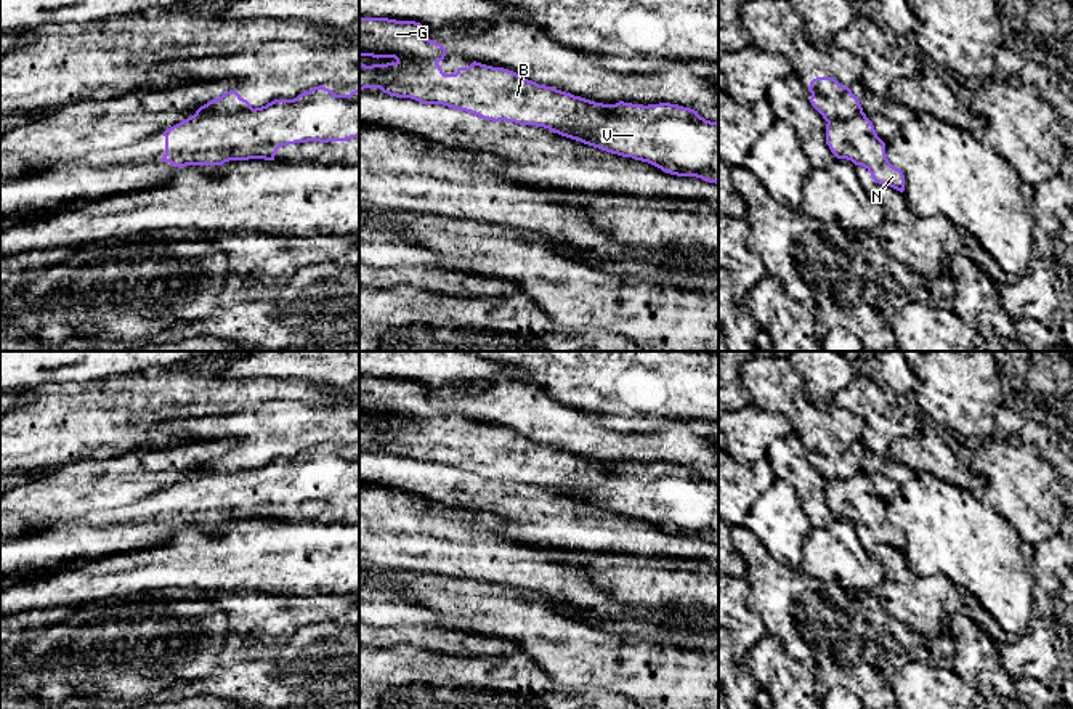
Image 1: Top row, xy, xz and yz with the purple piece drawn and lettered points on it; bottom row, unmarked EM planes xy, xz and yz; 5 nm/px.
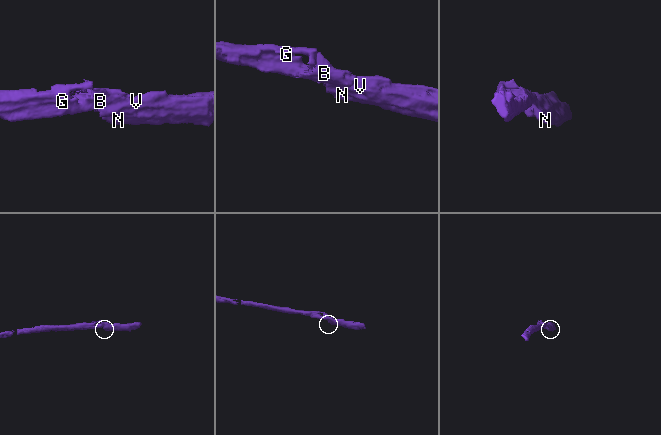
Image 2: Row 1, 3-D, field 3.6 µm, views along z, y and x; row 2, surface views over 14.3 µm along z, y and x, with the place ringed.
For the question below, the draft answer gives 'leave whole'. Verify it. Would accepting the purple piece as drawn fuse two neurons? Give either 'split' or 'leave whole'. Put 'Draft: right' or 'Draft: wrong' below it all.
split
Draft: wrong

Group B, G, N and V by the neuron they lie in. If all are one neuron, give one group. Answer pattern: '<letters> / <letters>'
B G / N V

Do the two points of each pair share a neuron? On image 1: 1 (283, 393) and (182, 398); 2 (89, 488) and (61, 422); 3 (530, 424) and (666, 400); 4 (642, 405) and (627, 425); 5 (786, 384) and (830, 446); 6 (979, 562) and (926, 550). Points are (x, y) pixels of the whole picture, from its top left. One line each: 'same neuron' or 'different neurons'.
1: same neuron
2: different neurons
3: different neurons
4: different neurons
5: same neuron
6: same neuron

